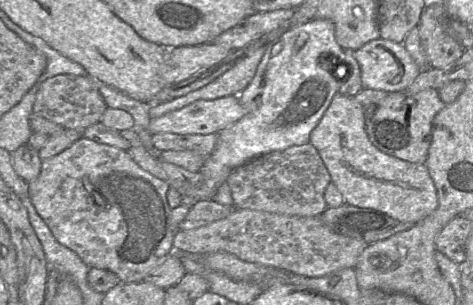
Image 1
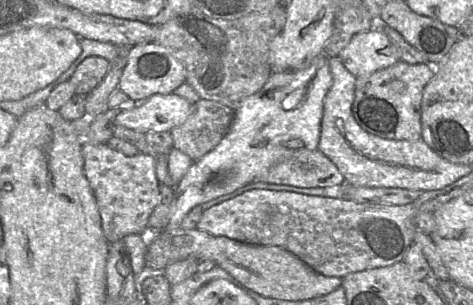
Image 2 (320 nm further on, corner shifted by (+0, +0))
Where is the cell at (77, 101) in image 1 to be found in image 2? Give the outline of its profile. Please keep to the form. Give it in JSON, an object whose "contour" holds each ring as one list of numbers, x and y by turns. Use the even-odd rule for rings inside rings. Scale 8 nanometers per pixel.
{"contour":[[100,56,85,58,68,79,75,87,75,94,87,95,106,76,110,62]]}

